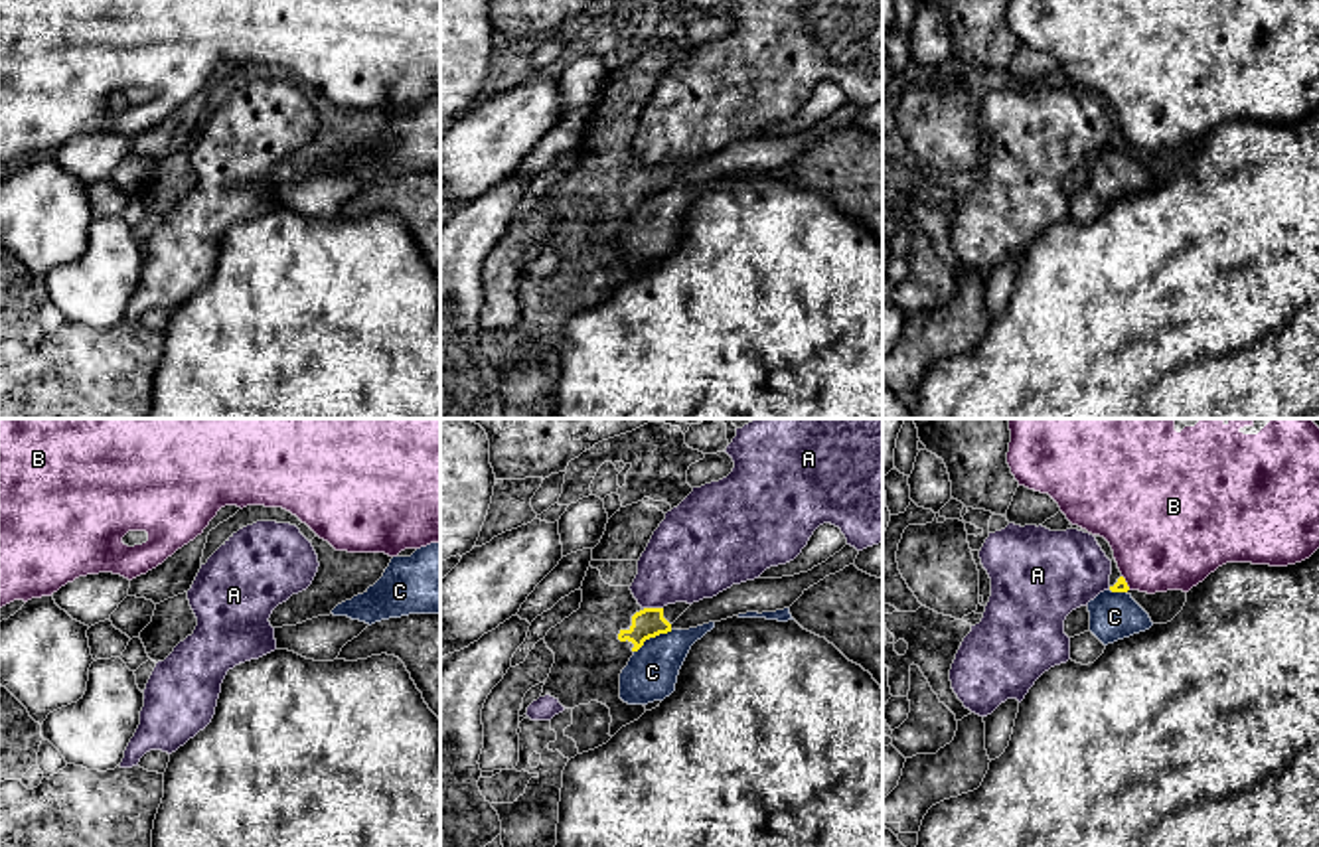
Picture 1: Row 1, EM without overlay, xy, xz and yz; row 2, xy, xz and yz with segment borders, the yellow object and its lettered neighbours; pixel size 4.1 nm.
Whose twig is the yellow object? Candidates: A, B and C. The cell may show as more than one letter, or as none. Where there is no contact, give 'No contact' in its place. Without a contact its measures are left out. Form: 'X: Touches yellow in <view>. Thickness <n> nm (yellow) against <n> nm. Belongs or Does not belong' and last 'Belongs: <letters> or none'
A: Touches yellow in xz. Thickness 120 nm (yellow) against 340 nm. Does not belong
B: Touches yellow in yz. Thickness 50 nm (yellow) against 440 nm. Does not belong
C: Touches yellow in xz. Thickness 120 nm (yellow) against 220 nm. Does not belong
Belongs: none

